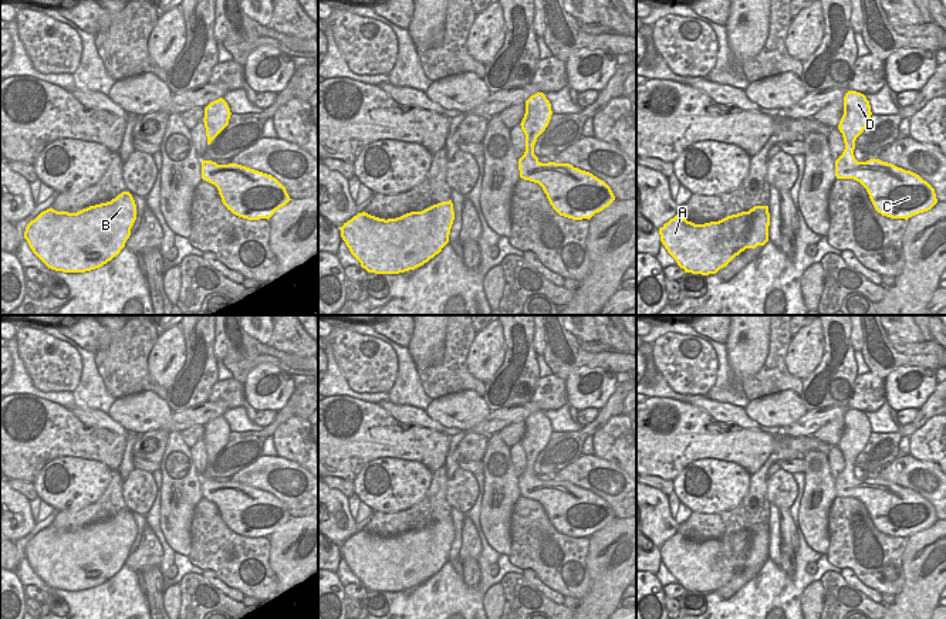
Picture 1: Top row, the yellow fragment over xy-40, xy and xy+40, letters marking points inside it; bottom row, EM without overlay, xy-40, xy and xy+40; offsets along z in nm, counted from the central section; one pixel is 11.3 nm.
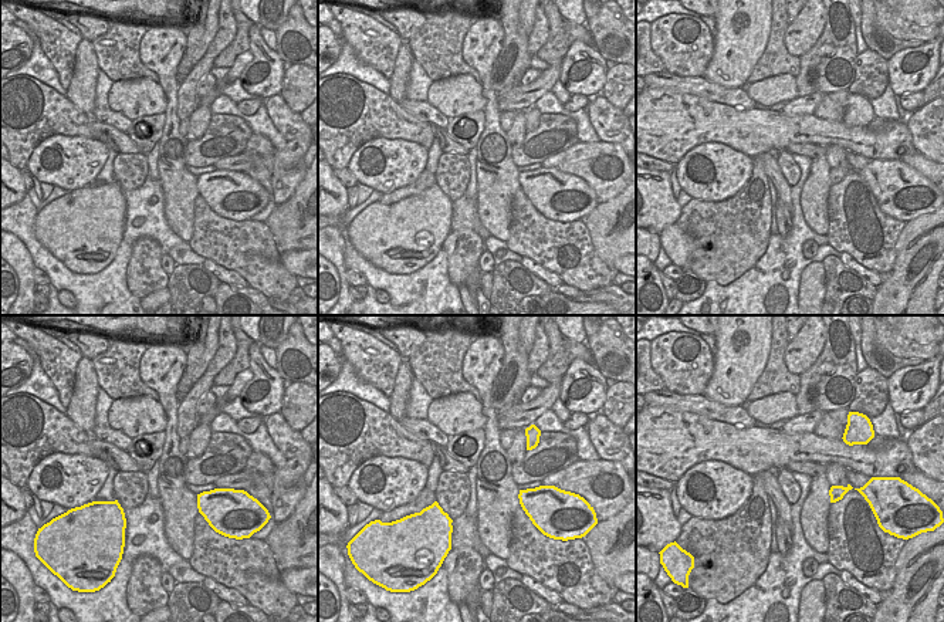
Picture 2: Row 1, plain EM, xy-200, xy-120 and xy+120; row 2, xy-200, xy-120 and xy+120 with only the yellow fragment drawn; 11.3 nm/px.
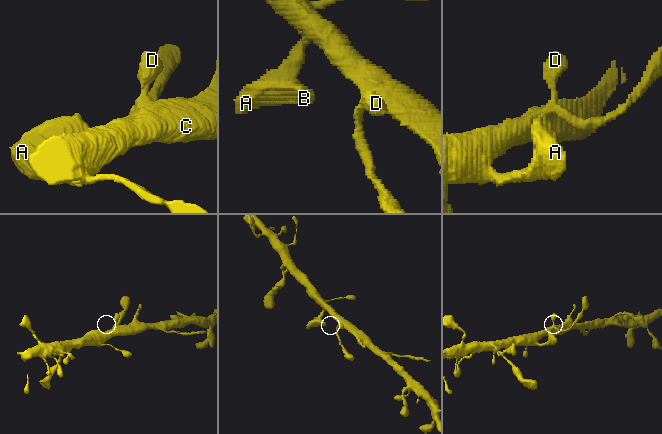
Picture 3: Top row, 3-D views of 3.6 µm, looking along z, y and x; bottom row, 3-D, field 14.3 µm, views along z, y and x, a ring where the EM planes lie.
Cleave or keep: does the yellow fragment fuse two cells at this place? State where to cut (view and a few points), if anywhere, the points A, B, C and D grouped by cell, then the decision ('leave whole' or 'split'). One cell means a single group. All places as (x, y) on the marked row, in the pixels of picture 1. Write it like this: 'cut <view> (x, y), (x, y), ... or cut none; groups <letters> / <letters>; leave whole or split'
cut xy (543, 163), (522, 178); groups A B C / D; split

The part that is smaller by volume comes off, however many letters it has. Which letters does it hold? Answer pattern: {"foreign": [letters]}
{"foreign": ["D"]}

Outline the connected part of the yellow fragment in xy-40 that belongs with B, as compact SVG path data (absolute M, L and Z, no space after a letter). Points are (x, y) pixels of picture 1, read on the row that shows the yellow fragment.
M129 192L77 213L47 209L24 231L33 253L51 270L85 273L116 257L131 236L136 204Z

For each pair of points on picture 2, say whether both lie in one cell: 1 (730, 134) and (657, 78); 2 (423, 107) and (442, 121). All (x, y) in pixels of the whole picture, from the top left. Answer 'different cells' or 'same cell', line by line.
1: different cells
2: same cell

